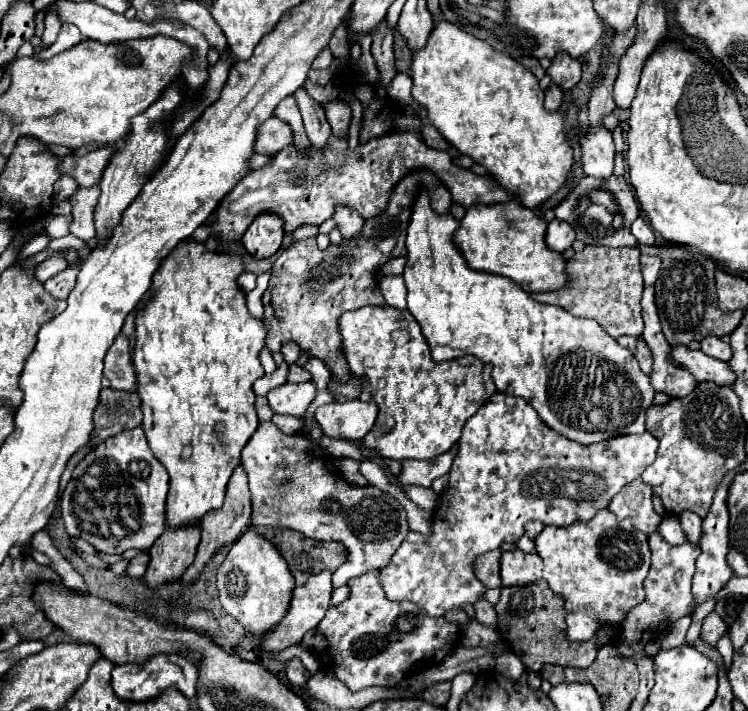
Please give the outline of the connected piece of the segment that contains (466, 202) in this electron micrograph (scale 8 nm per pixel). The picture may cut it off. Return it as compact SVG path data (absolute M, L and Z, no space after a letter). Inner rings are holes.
M414 129L390 131L378 139L370 139L364 145L358 145L356 149L348 147L348 135L330 135L324 149L310 147L306 153L300 153L296 145L290 143L278 151L268 165L242 177L238 185L220 201L216 209L218 219L210 227L210 235L218 237L220 243L240 241L250 223L262 213L274 213L282 217L286 233L292 233L300 225L322 225L340 205L358 211L362 219L378 217L384 213L398 181L414 169L428 169L434 173L440 181L444 181L442 185L450 191L452 201L464 209L476 203L504 203L512 199L512 195L500 189L492 177L474 175L470 169L454 165L446 151L428 149L428 145L424 145ZM408 147L414 149L414 153L406 155L404 151Z

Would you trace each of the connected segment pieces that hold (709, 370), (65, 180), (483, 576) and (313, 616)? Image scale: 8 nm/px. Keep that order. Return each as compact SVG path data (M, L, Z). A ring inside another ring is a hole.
M674 345L670 347L670 359L678 367L688 369L698 383L712 381L716 385L732 385L732 369L728 369L728 363L716 361L702 351L692 351L686 345Z
M62 175L62 177L54 184L53 202L56 204L67 199L77 188L78 184L74 178L69 175Z
M494 549L494 551L482 553L480 557L476 557L474 573L484 587L502 587L500 571L498 571L500 569L500 553L502 553L500 549Z
M324 571L318 575L312 575L306 581L306 585L302 585L300 589L294 589L286 617L278 625L274 625L274 629L266 631L260 639L264 653L278 653L278 651L284 651L292 645L298 645L298 641L324 619L324 613L330 607L330 597L332 597L332 583L330 581L332 581L332 573Z

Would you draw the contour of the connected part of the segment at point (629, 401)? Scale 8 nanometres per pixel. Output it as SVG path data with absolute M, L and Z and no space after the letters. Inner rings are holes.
M426 193L418 197L406 237L408 265L404 269L404 281L408 287L408 311L418 321L432 359L440 363L472 353L482 361L492 363L496 391L524 397L544 425L582 445L600 443L628 433L644 433L646 409L652 405L654 389L650 377L636 365L632 351L620 347L600 325L596 325L596 321L580 319L560 307L532 301L530 295L510 279L472 271L452 243L456 227L458 221L450 213L436 215L432 211Z

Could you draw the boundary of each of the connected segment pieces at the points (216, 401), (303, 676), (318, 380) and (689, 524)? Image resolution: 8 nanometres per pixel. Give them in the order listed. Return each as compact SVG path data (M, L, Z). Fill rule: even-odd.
M188 239L188 241L182 241L174 251L172 255L168 255L160 267L160 271L156 271L154 275L154 281L152 281L152 289L154 289L154 297L150 299L150 303L138 311L136 315L136 345L134 345L134 365L136 365L136 373L138 373L138 395L142 399L142 428L148 437L148 443L152 447L152 453L160 459L160 463L168 469L170 473L170 491L168 491L168 499L166 499L166 523L168 523L168 529L160 535L160 539L150 547L150 565L148 565L148 571L144 573L144 583L150 587L150 589L158 589L160 585L164 583L172 583L172 581L178 581L184 571L192 565L194 561L194 553L196 553L196 547L198 547L198 527L188 527L188 525L200 525L202 523L202 517L208 513L208 511L216 511L224 505L224 495L226 495L226 485L234 469L240 465L240 453L244 449L244 445L250 441L250 437L254 435L254 431L258 429L258 417L256 417L256 407L254 407L254 401L256 401L256 395L252 391L252 385L258 377L264 375L264 369L260 365L260 351L264 347L264 339L266 339L266 331L264 331L264 325L254 319L250 313L248 313L248 307L246 307L246 295L244 291L238 287L236 279L238 275L244 271L244 265L242 265L242 257L238 255L220 255L220 253L212 253L208 251L204 245Z
M294 657L294 659L290 659L288 663L286 663L286 677L288 677L288 681L294 685L294 687L300 687L302 683L306 683L308 679L310 679L310 673L306 671L306 667L302 665L302 661L298 659L298 657Z
M310 357L302 367L312 373L312 381L316 383L318 391L326 389L328 381L330 381L330 369L324 365L324 361L320 361L320 359L316 359L316 357Z
M682 511L676 515L676 519L680 521L682 529L688 533L688 541L698 543L702 537L702 519L692 511Z

